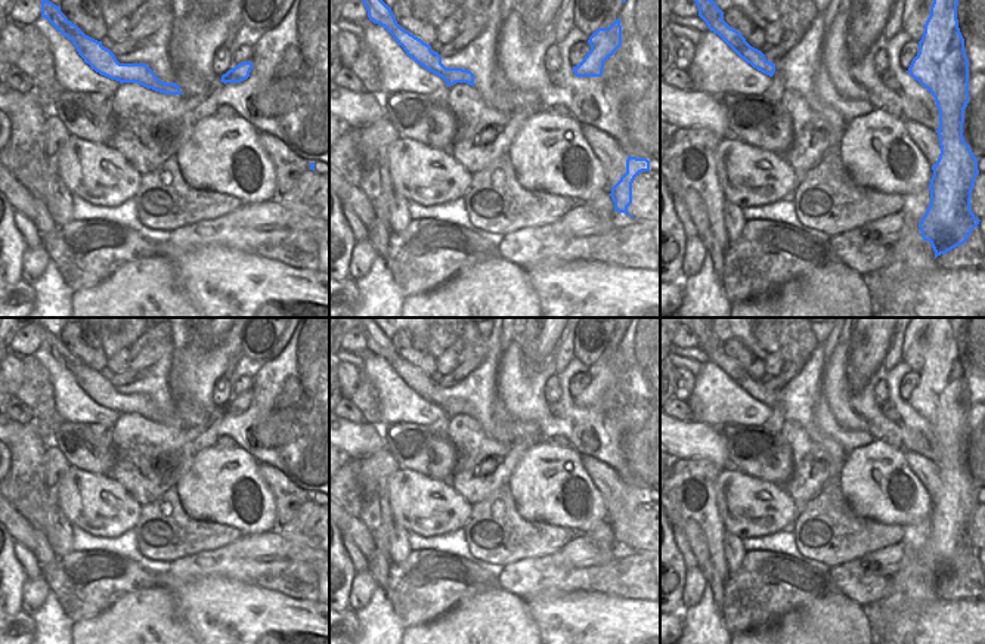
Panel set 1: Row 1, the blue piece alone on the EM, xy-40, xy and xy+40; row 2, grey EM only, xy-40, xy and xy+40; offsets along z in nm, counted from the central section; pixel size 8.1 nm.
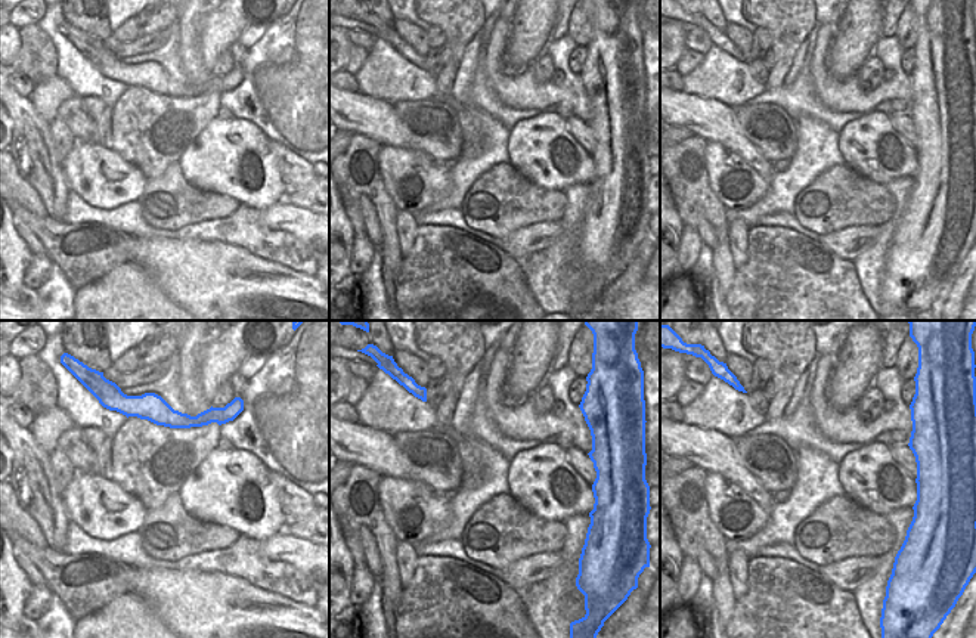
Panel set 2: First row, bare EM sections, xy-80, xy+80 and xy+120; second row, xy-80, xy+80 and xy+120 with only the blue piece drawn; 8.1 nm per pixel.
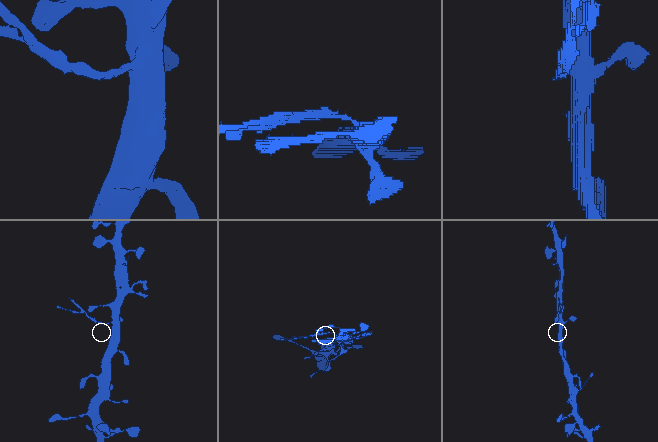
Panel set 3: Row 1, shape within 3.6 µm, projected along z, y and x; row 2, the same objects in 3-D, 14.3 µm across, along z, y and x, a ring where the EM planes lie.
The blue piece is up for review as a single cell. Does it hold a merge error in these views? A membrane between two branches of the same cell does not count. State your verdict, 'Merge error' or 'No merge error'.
Merge error.

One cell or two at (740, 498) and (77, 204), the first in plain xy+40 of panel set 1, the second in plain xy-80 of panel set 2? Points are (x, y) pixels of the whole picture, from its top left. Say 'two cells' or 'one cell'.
two cells

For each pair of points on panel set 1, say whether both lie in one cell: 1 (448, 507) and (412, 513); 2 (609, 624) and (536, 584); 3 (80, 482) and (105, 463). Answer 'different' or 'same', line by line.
1: same
2: different
3: different

